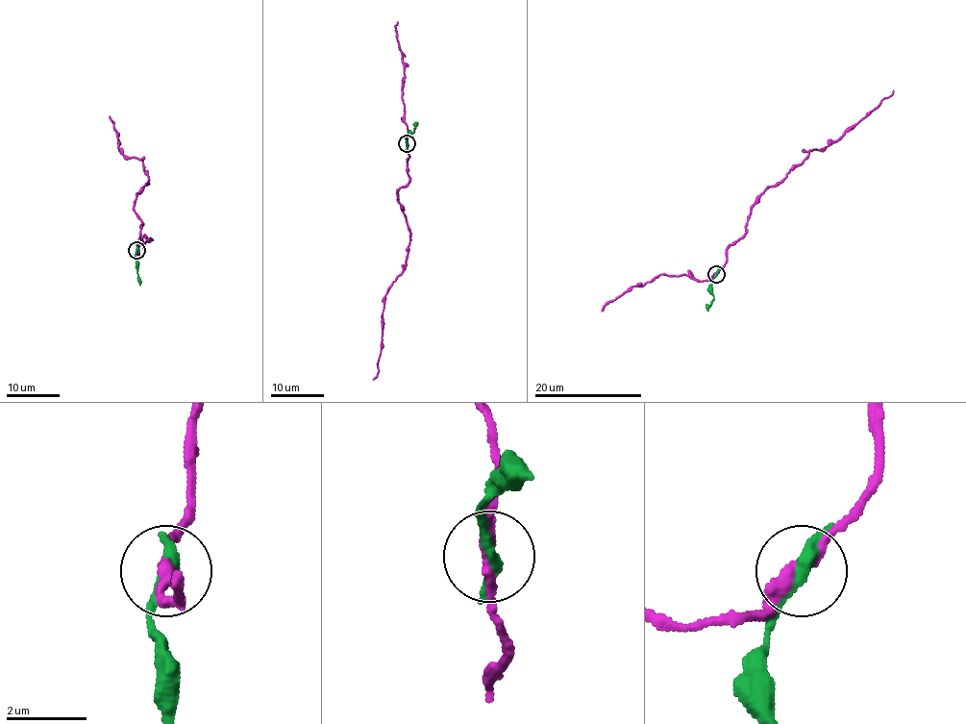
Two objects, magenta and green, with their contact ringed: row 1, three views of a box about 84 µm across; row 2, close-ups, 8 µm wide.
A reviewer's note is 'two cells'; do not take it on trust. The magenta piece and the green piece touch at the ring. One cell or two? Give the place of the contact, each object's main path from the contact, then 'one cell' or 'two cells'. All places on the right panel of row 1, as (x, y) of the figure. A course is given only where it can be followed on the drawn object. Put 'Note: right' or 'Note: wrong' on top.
Note: right
(716, 274) | magenta via (717, 273), (726, 251), (743, 237), (750, 207), (767, 188), (893, 90) | green via (717, 273), (710, 287), (714, 300), (707, 310) | two cells

